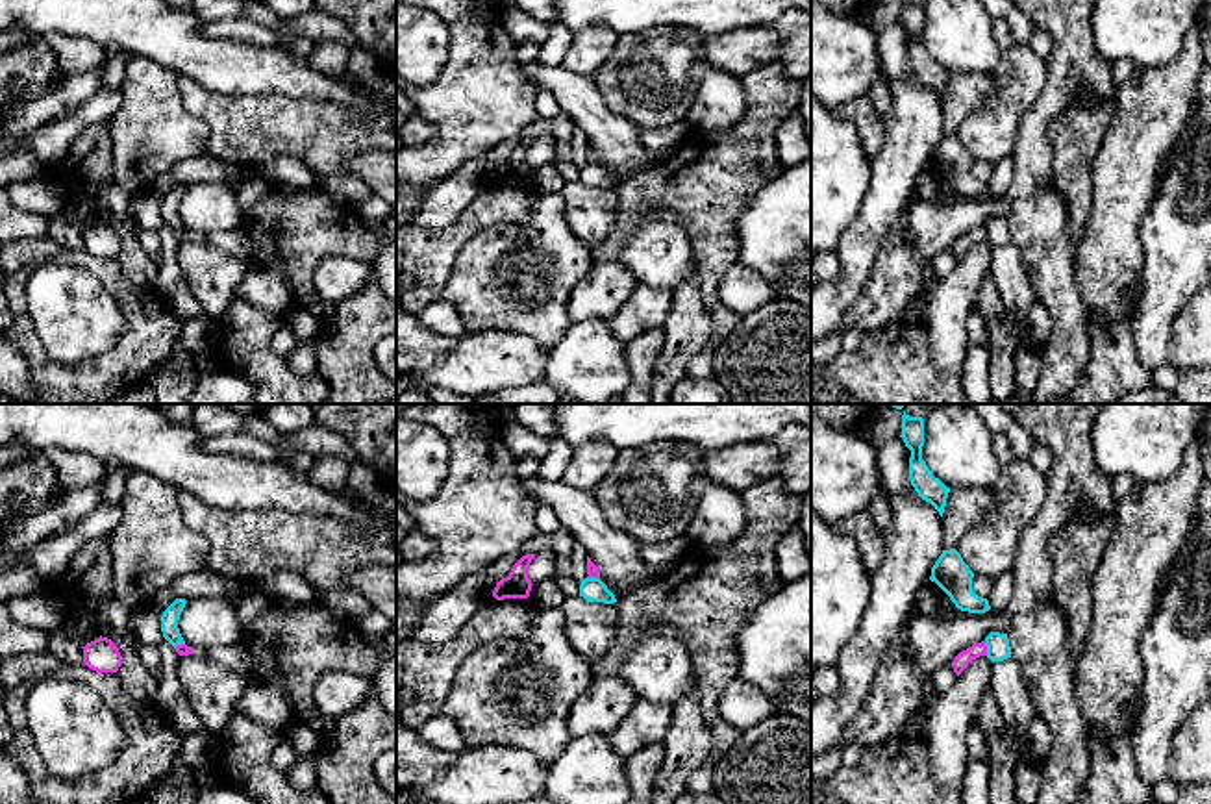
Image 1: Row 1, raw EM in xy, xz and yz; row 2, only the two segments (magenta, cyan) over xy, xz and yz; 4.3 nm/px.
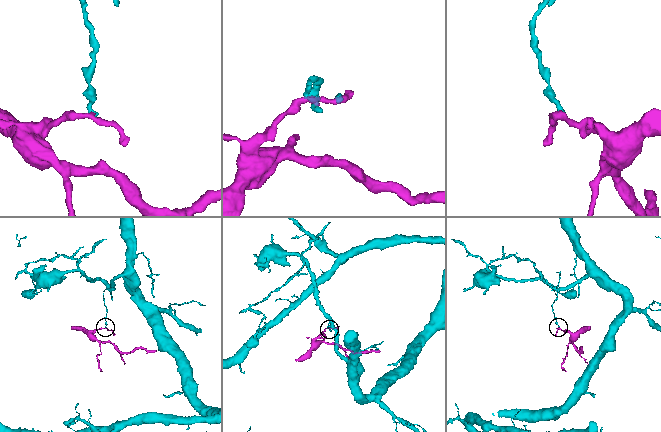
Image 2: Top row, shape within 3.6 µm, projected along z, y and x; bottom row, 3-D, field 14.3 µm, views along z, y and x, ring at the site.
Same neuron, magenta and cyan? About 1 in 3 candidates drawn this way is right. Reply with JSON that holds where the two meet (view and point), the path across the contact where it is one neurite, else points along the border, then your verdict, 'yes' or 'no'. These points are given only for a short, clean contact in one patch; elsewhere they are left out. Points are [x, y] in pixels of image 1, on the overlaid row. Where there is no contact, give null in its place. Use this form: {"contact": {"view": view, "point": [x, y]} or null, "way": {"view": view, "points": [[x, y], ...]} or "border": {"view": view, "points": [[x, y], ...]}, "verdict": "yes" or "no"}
{"contact": {"view": "yz", "point": [986, 649]}, "border": {"view": "yz", "points": [[984, 641], [987, 654]]}, "verdict": "no"}

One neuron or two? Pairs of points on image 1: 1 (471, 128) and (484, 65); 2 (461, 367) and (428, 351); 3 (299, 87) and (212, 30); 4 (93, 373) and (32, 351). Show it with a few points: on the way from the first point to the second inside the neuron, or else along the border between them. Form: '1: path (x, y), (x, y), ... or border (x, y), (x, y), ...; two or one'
1: path (473, 113), (473, 106), (480, 99), (482, 80); one
2: border (458, 338), (458, 343), (434, 364), (415, 369); two
3: border (200, 26), (210, 37), (234, 37), (265, 47); two
4: path (78, 375), (54, 375), (45, 365); one

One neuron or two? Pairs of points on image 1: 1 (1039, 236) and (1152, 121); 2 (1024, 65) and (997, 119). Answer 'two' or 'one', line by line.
1: two
2: one

